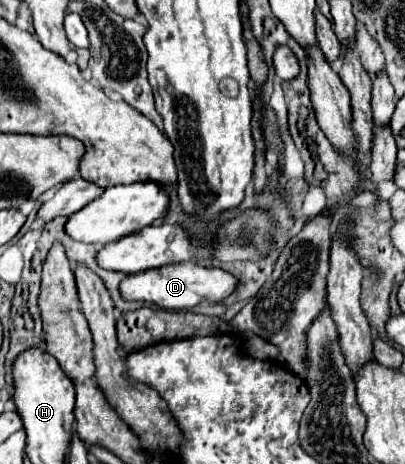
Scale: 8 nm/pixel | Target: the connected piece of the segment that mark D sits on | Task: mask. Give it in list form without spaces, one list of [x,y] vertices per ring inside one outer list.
[[[187,261],[187,263],[165,265],[159,269],[149,269],[143,273],[127,275],[121,281],[119,291],[125,301],[155,303],[157,307],[163,307],[163,309],[187,309],[187,307],[195,307],[203,299],[217,303],[223,297],[231,295],[235,287],[237,287],[237,279],[231,273],[221,271],[221,269],[207,269],[193,261]]]

